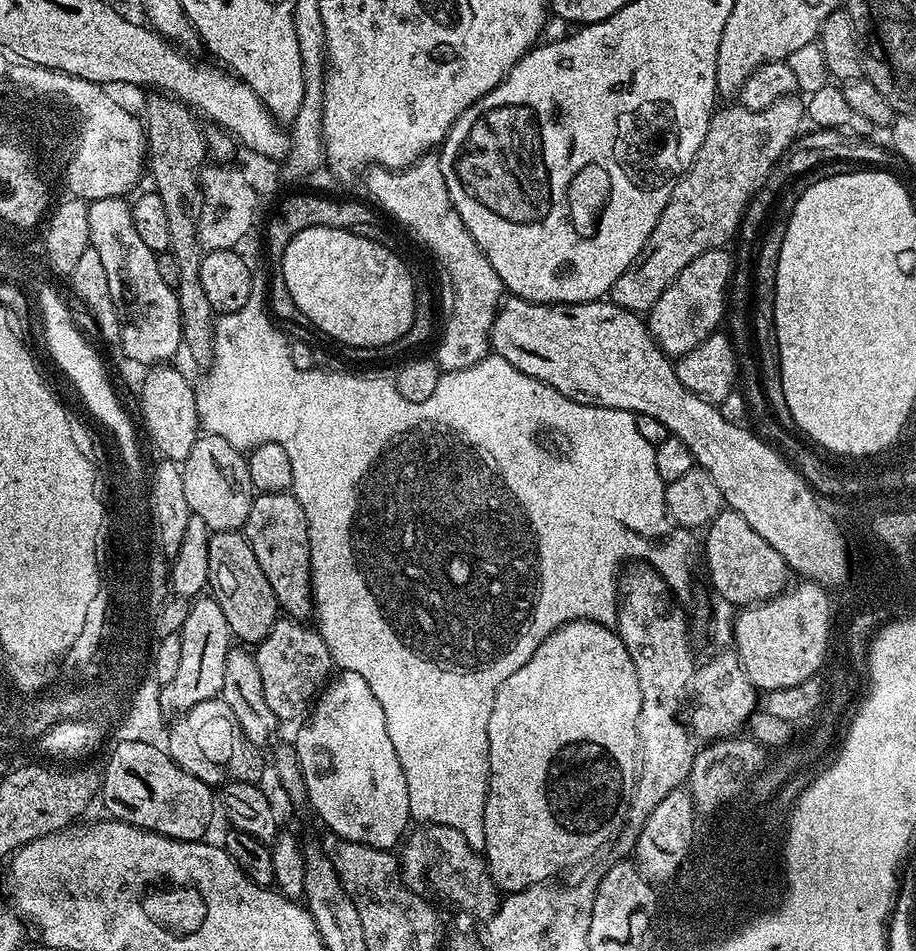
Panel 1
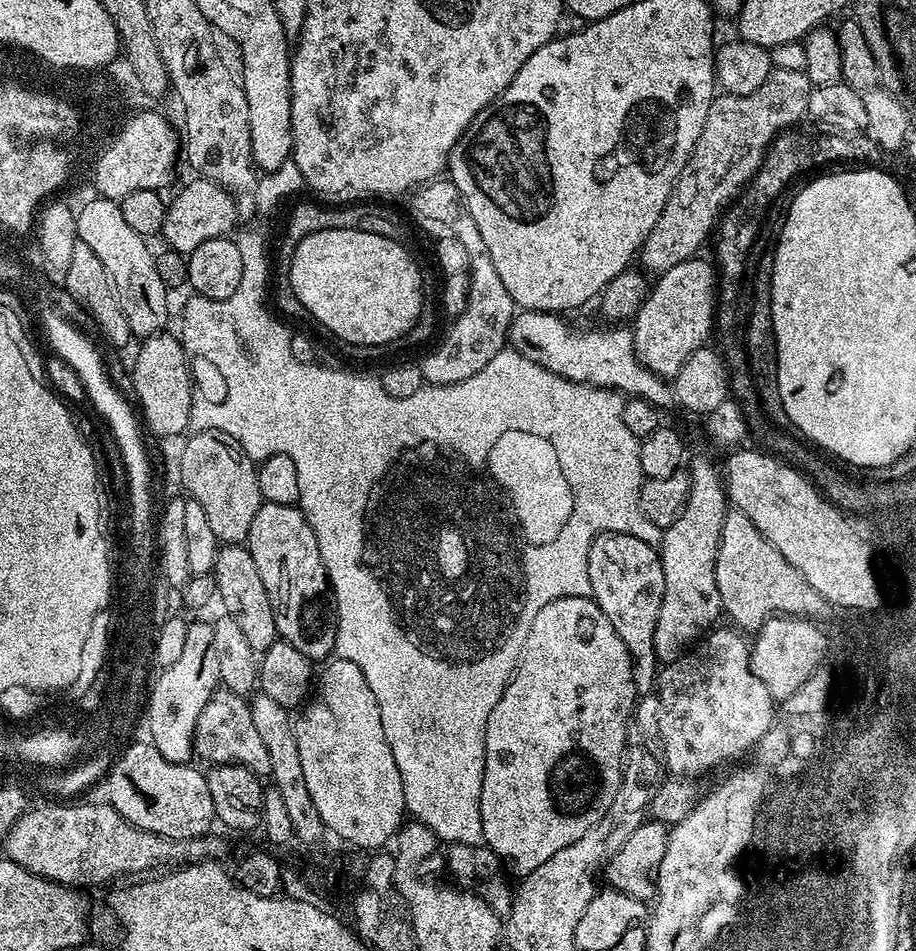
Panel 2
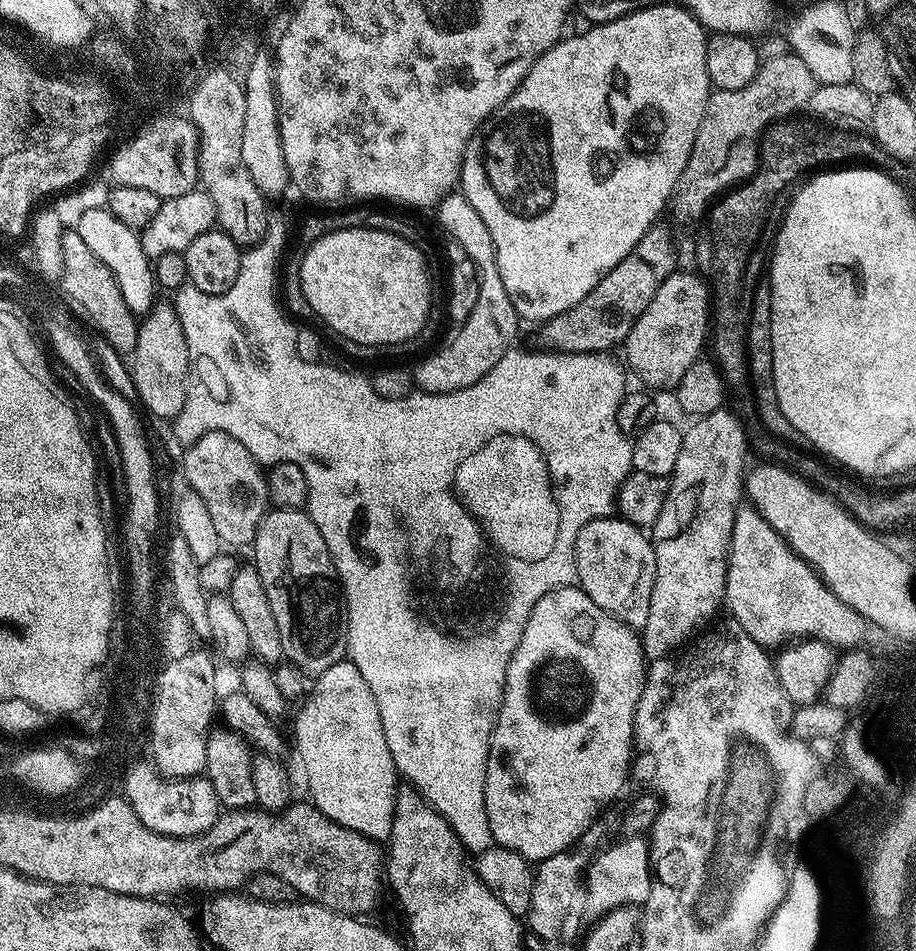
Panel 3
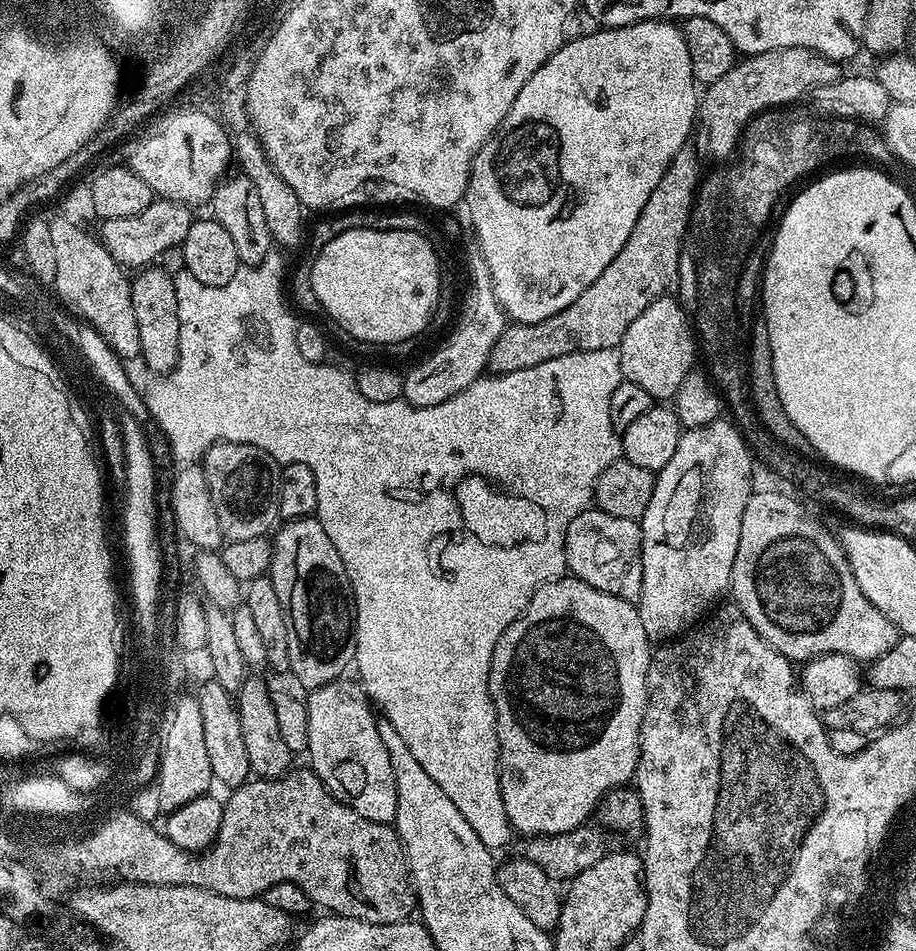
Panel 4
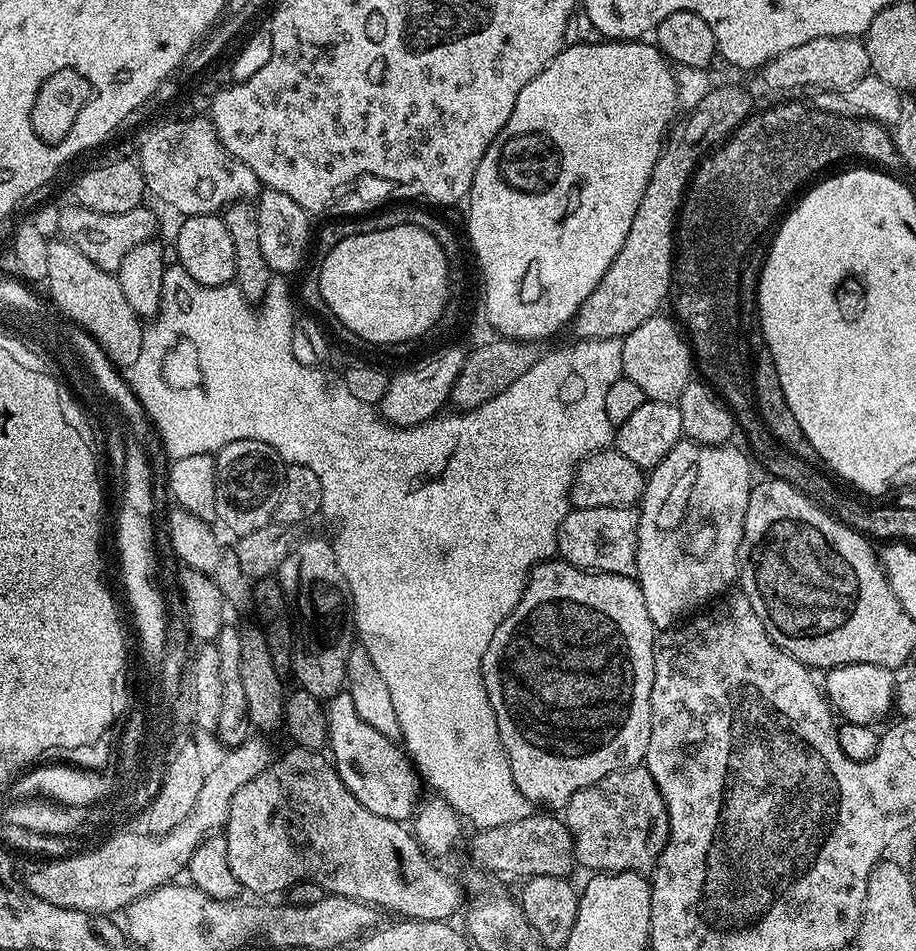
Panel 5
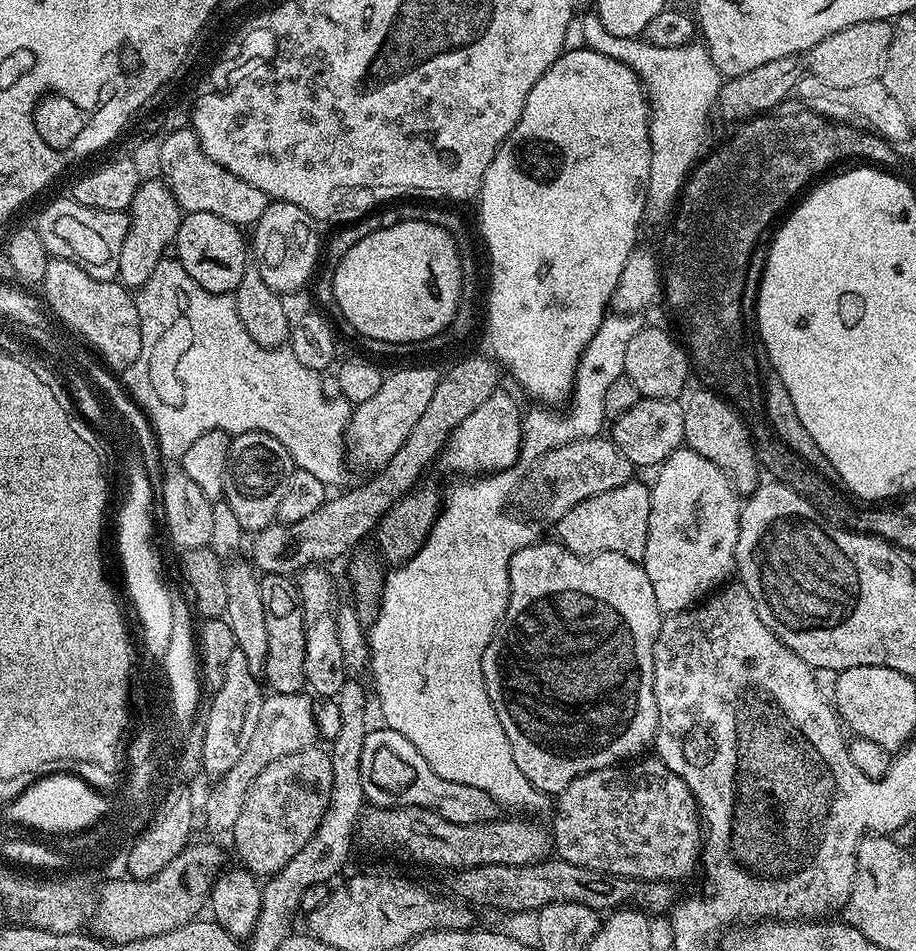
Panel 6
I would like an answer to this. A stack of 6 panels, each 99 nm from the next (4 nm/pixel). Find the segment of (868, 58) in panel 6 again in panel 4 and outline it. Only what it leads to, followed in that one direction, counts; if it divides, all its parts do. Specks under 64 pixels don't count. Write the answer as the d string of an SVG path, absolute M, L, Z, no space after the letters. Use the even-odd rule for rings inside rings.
M798 46L766 50L757 56L745 55L730 71L722 74L718 82L707 85L699 97L698 124L704 127L704 144L709 154L720 160L716 162L727 161L739 149L740 135L755 116L791 105L788 103L798 99L803 92L811 93L831 84L838 76L836 68L833 61Z

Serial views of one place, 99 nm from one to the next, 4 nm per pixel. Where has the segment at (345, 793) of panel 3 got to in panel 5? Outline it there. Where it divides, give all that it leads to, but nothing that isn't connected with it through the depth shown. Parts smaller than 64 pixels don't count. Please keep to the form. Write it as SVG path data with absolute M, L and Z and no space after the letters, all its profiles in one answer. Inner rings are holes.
M346 690L327 701L326 713L327 747L332 748L330 759L336 765L336 773L342 778L346 790L350 790L350 794L354 794L371 815L407 821L422 799L422 777L407 751L397 741L378 734L374 726L366 726L366 722L358 718L354 698L350 698Z

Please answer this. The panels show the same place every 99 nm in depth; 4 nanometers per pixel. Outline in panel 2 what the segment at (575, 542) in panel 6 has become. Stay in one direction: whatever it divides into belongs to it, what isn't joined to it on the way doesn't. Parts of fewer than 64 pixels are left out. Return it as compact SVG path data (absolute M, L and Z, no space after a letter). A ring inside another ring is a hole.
M601 532L590 546L588 573L592 587L591 599L610 618L610 626L622 638L626 650L632 656L632 673L636 679L637 693L651 693L658 680L658 661L654 650L654 630L658 626L658 610L664 601L664 571L660 553L653 545L634 538L629 532Z

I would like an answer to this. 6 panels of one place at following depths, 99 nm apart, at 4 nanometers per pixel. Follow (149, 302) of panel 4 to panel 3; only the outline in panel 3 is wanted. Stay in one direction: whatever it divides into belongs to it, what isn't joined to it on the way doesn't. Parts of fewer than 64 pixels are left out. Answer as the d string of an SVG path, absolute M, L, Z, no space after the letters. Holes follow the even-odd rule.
M156 302L139 321L138 342L130 371L136 387L136 400L144 403L150 411L162 419L171 421L184 405L184 393L190 379L188 347L182 322L176 313L175 303Z

